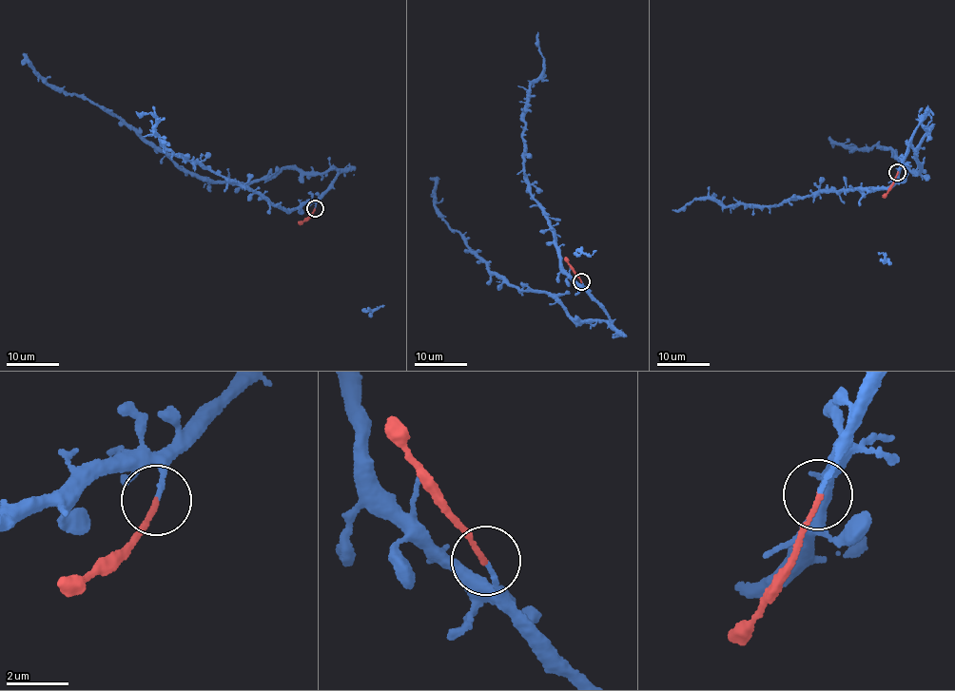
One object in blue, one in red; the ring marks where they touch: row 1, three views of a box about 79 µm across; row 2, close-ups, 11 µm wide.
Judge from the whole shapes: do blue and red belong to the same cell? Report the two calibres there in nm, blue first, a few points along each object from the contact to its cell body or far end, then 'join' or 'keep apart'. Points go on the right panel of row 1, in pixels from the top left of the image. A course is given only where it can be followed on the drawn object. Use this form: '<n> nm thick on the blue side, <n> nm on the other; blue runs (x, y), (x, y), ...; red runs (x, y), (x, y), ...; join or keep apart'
130 nm thick on the blue side, 160 nm on the other; blue runs (897, 172), (923, 119), (931, 130), (917, 149), (923, 166), (918, 175), (890, 149), (845, 148), (828, 138); red runs (897, 172), (883, 197); keep apart

